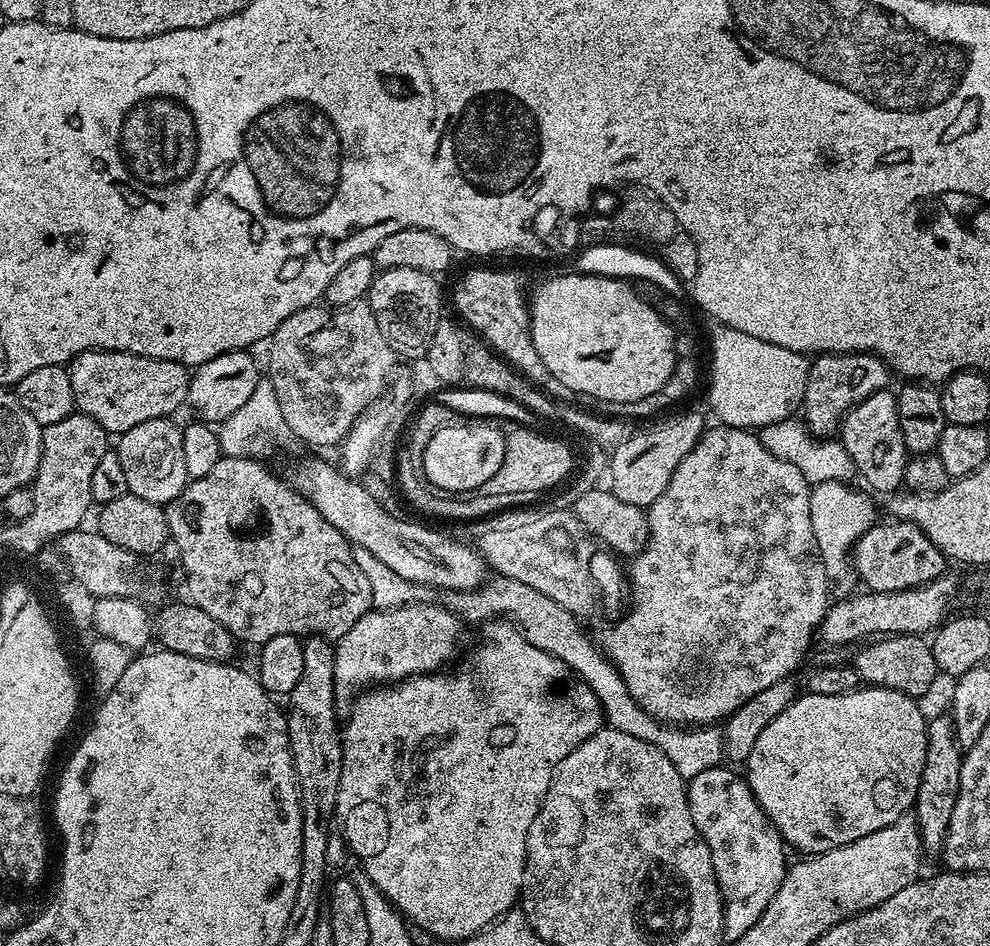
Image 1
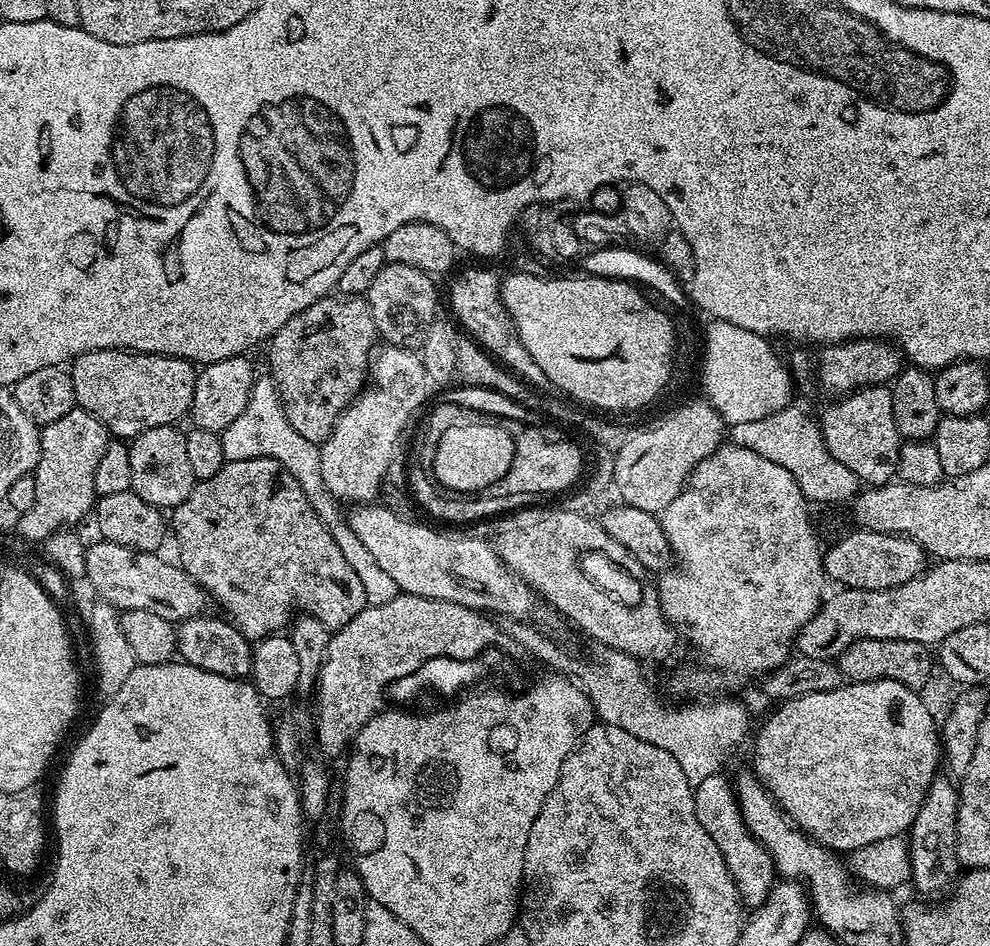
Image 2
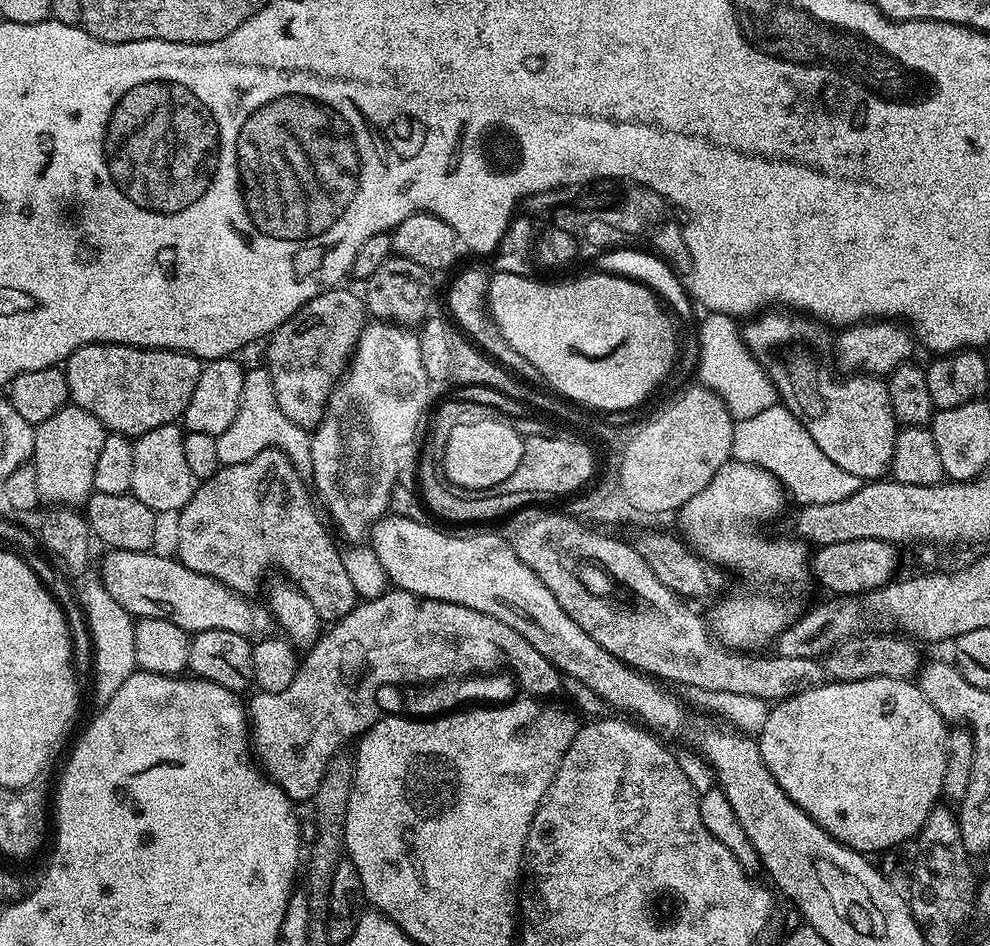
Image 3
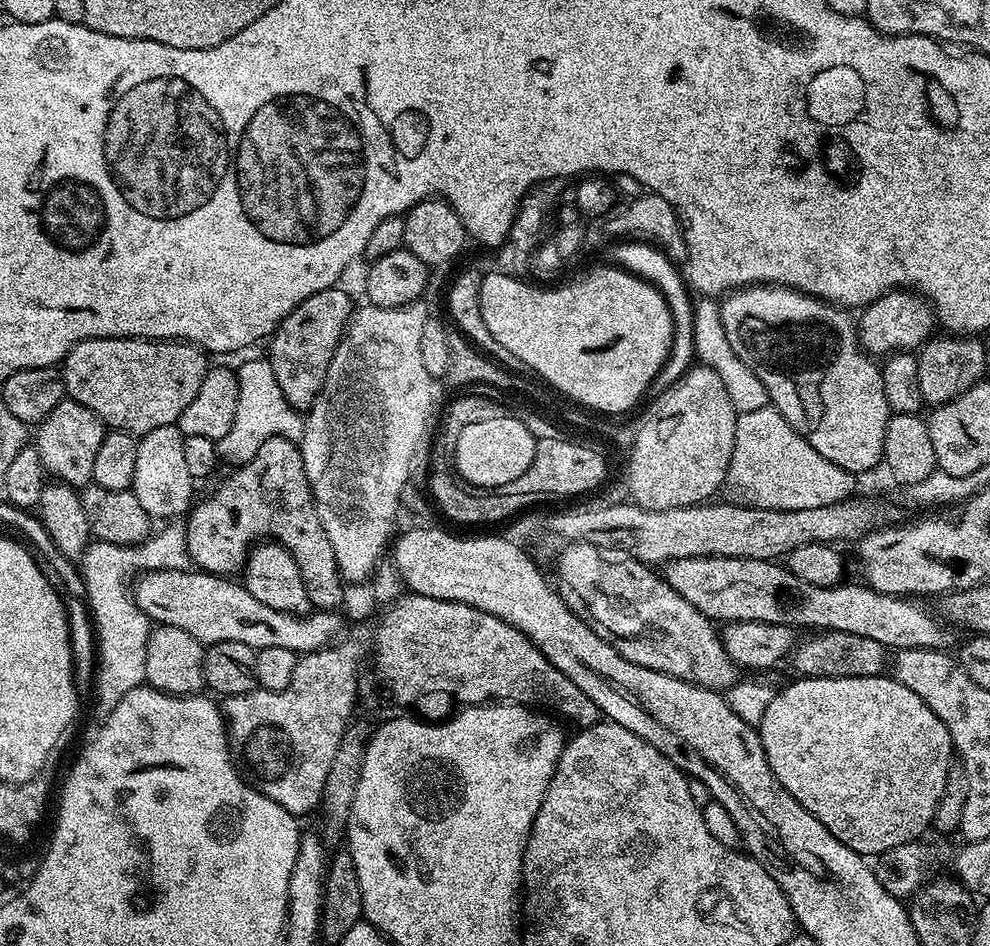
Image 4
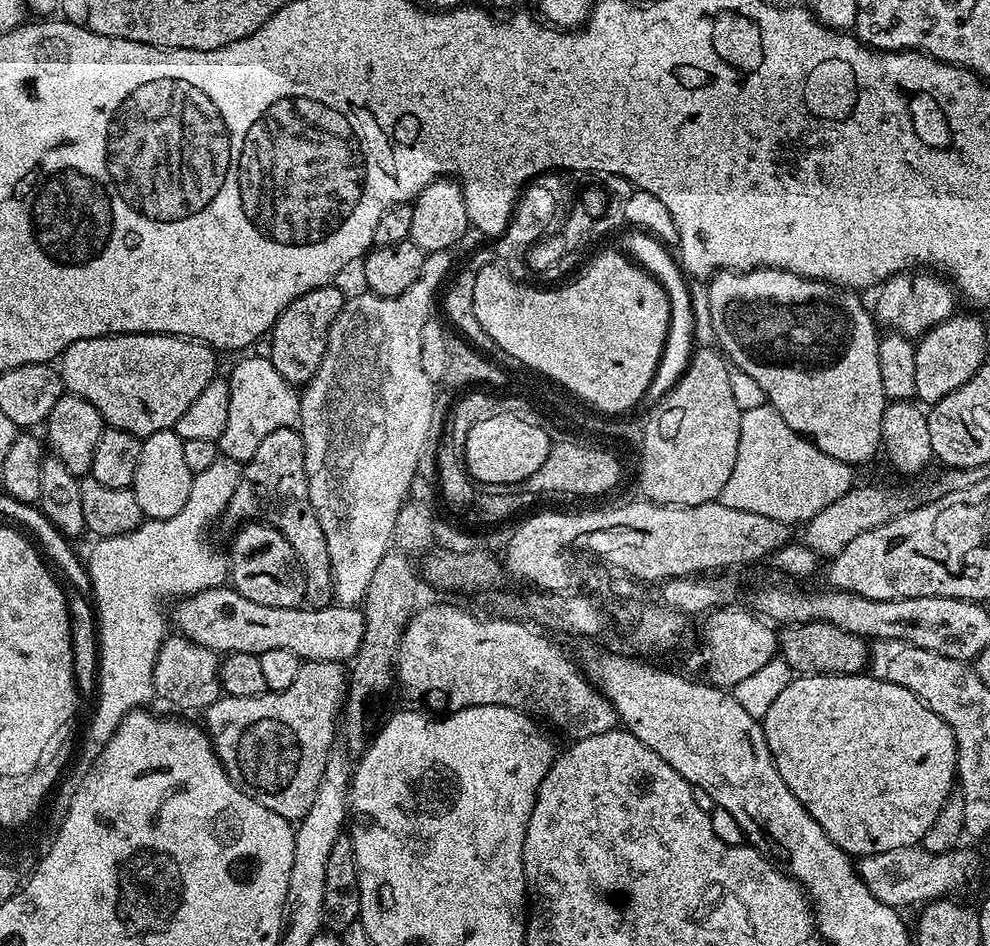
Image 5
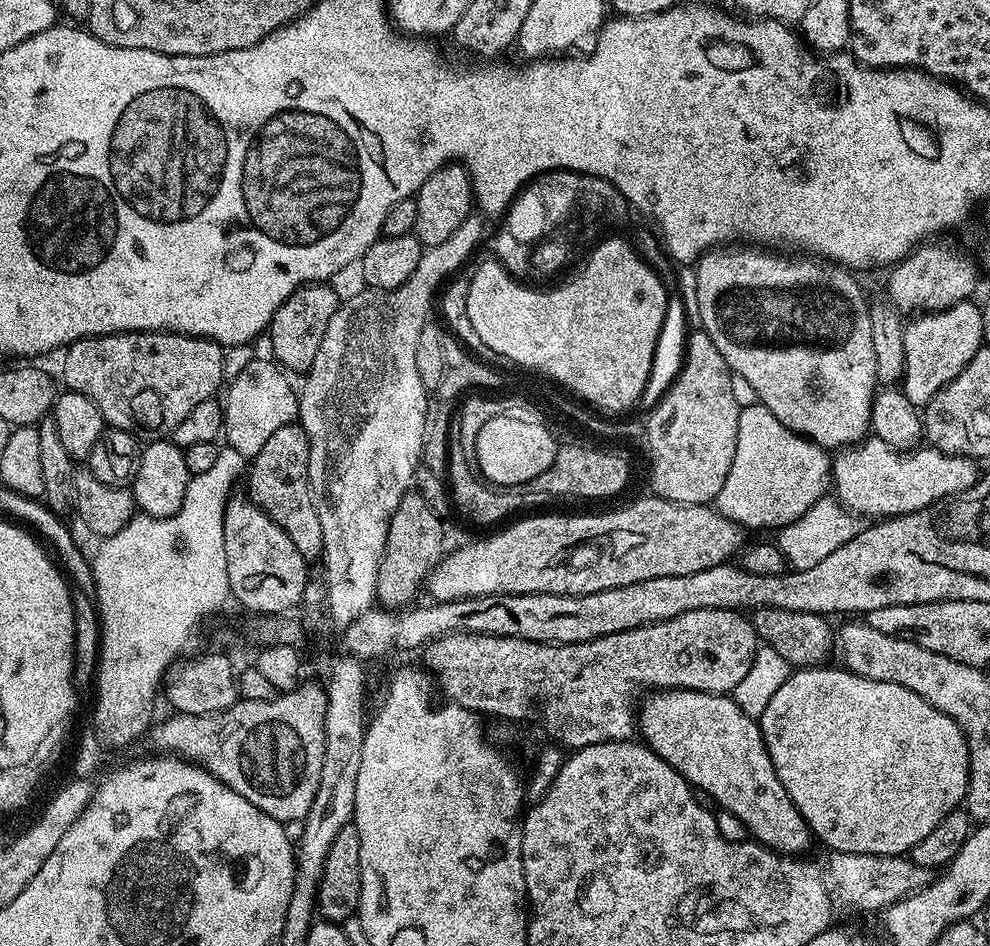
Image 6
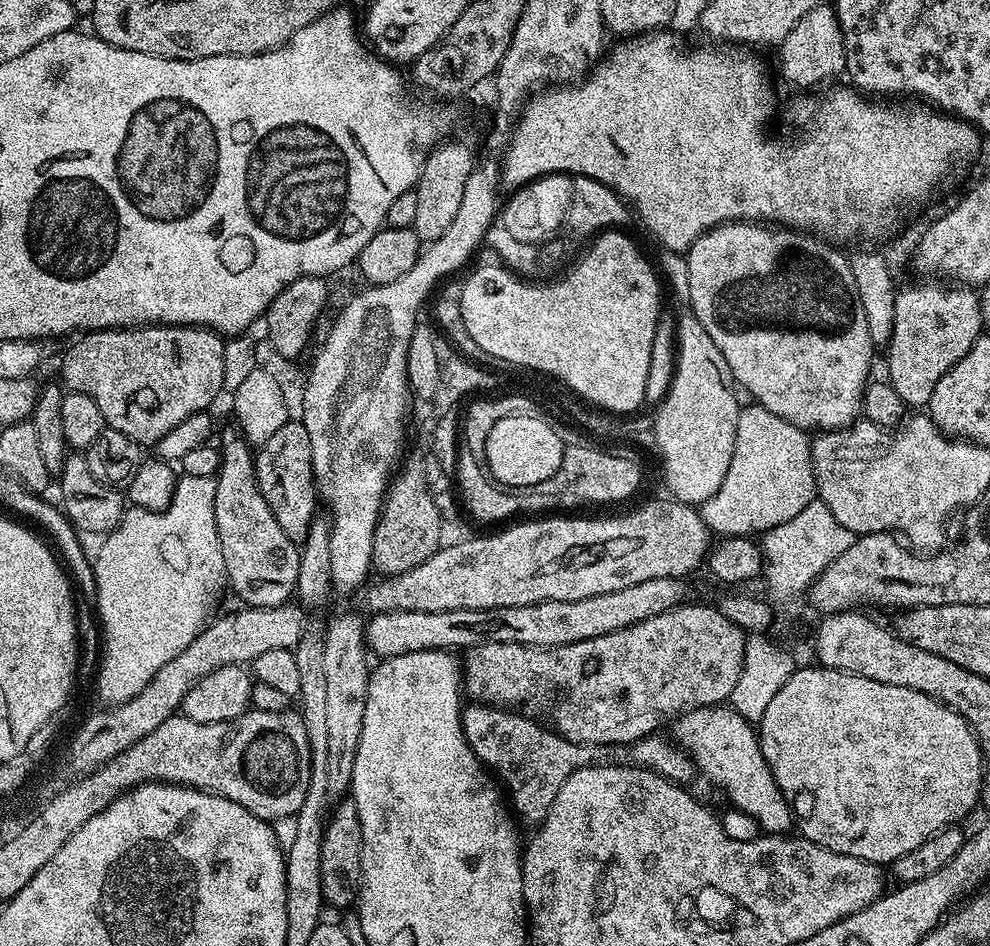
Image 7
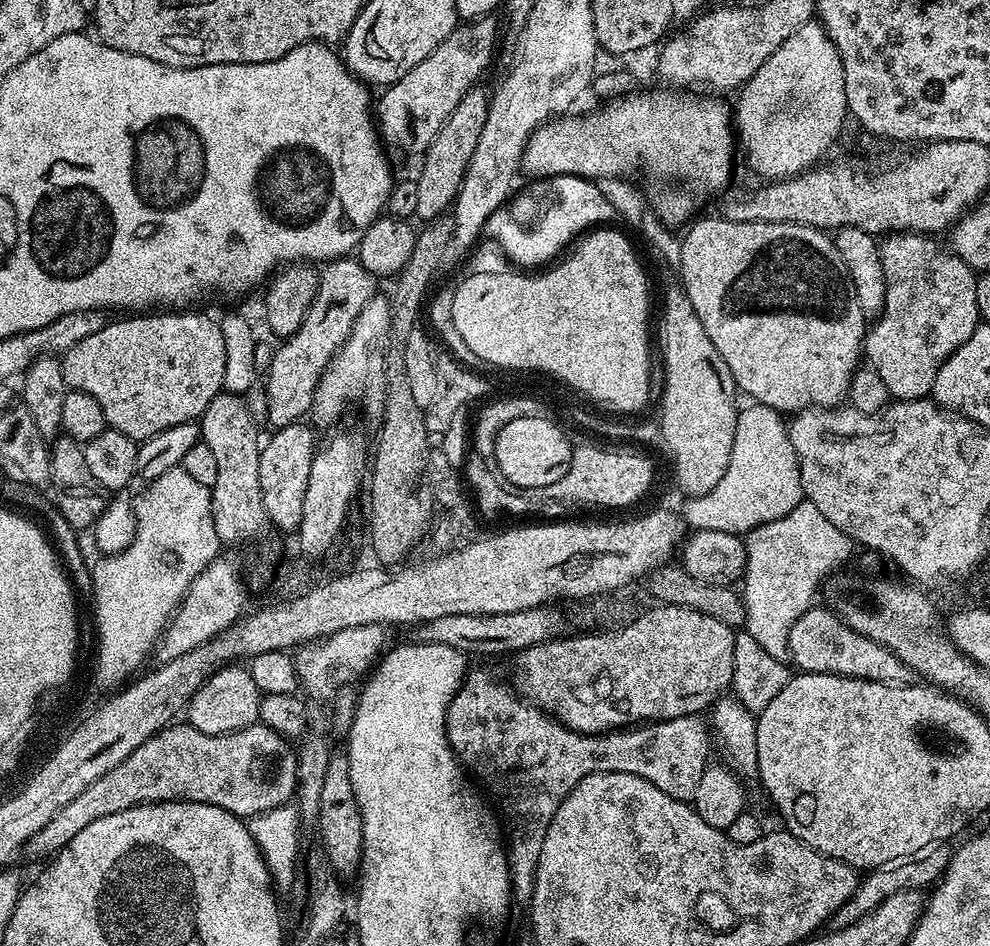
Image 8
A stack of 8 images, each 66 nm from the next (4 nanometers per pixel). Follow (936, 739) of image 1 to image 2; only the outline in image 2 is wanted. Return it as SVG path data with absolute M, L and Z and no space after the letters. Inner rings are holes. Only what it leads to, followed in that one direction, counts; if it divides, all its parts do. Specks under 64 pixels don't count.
M938 774L930 782L926 798L922 798L922 806L918 806L918 818L914 818L911 828L906 833L912 866L910 884L924 895L921 897L943 897L952 891L961 875L962 865L958 858L959 805L959 787L947 775Z

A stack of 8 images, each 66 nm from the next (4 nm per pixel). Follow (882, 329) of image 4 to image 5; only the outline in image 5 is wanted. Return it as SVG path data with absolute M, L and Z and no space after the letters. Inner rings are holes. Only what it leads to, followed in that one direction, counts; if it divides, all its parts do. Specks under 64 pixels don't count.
M913 270L900 272L879 285L874 304L874 320L889 332L897 332L909 338L919 338L938 326L957 311L957 293L953 285L943 275L931 270Z

